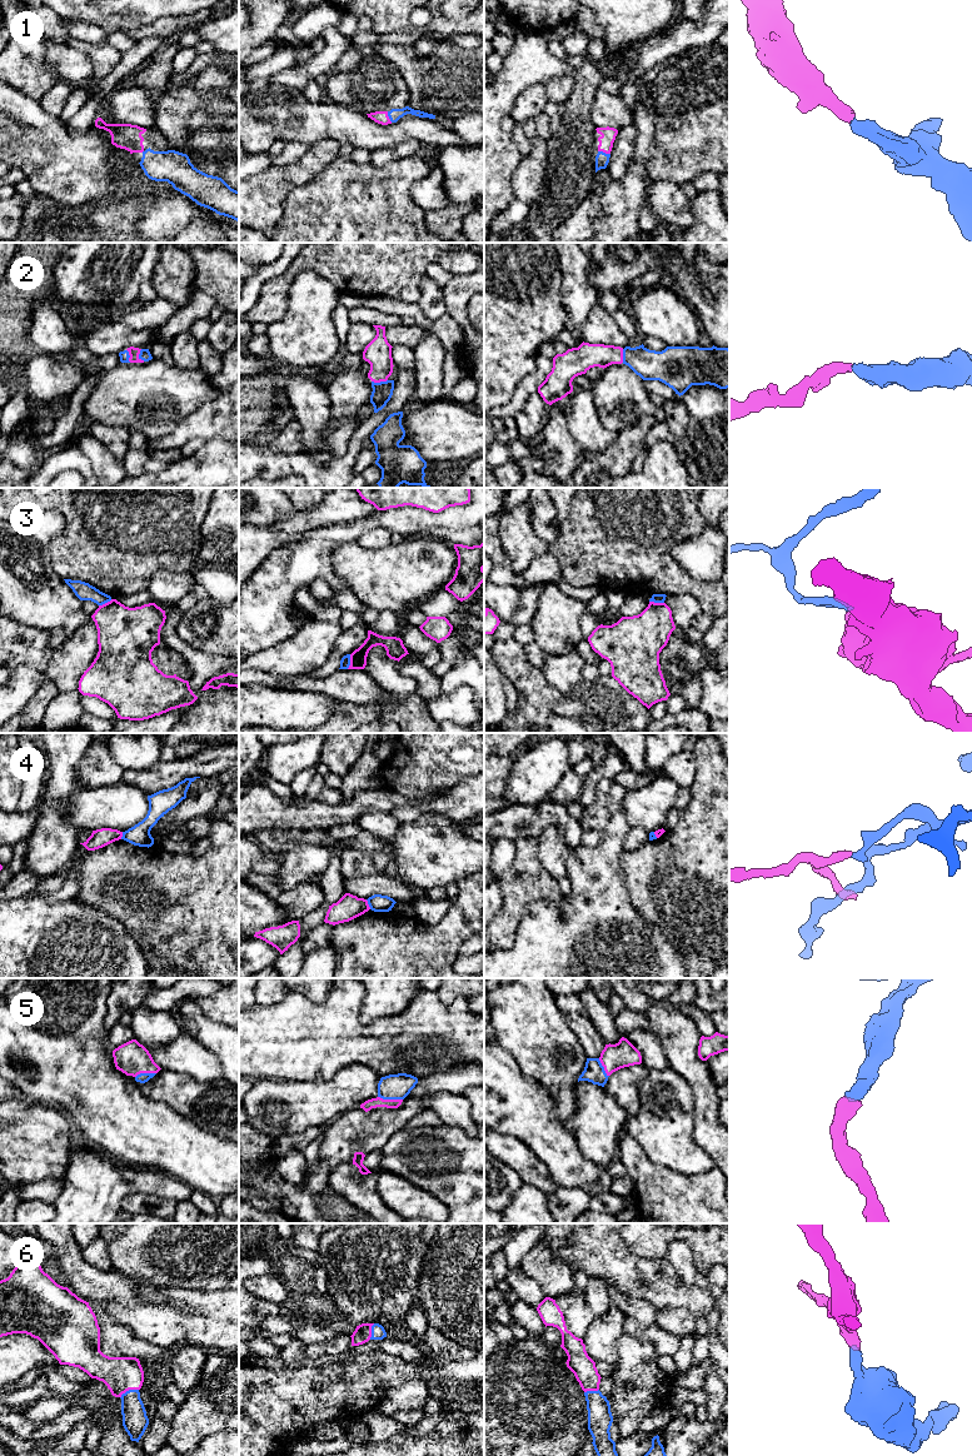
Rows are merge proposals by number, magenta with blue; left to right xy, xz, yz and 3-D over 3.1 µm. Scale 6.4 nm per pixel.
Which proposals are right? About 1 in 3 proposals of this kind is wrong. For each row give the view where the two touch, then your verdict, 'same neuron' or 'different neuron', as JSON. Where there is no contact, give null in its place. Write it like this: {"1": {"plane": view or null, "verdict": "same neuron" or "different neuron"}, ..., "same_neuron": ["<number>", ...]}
{"1": {"plane": "yz", "verdict": "same neuron"}, "2": {"plane": "xz", "verdict": "same neuron"}, "3": {"plane": "xz", "verdict": "different neuron"}, "4": {"plane": "xz", "verdict": "different neuron"}, "5": {"plane": "xz", "verdict": "same neuron"}, "6": {"plane": "xy", "verdict": "same neuron"}, "same_neuron": ["1", "2", "5", "6"]}

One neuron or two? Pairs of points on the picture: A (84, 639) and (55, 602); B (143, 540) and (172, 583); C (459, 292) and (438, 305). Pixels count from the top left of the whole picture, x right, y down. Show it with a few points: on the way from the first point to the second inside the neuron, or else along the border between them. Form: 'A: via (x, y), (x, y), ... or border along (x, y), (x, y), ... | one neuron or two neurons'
A: border along (91, 618), (68, 638) | two neurons
B: border along (192, 571), (172, 572), (158, 569), (146, 589) | two neurons
C: border along (442, 290), (447, 313) | two neurons

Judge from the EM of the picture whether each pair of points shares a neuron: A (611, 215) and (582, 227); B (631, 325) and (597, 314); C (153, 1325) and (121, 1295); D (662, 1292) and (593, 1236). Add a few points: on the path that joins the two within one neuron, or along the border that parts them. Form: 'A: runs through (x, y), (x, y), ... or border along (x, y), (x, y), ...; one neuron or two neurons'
A: border along (601, 197), (601, 208), (594, 218), (592, 229); two neurons
B: border along (612, 314), (618, 327), (629, 338); two neurons
C: border along (106, 1302), (123, 1307), (149, 1304); two neurons
D: runs through (646, 1277), (632, 1275), (611, 1253); one neuron

